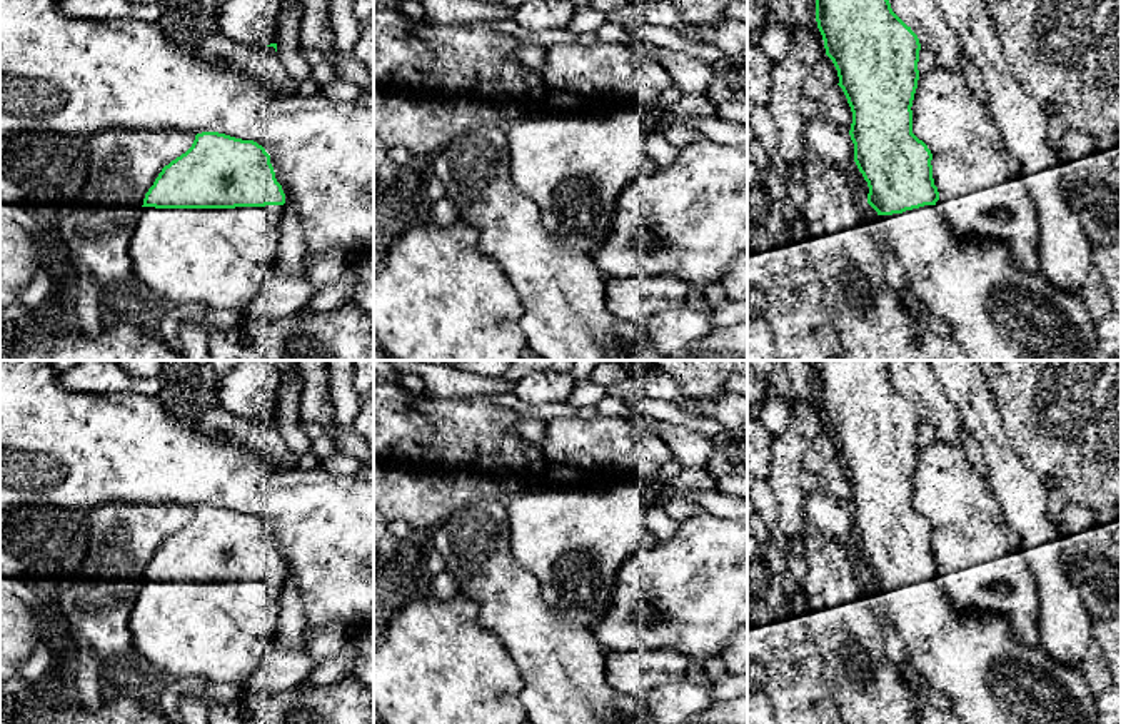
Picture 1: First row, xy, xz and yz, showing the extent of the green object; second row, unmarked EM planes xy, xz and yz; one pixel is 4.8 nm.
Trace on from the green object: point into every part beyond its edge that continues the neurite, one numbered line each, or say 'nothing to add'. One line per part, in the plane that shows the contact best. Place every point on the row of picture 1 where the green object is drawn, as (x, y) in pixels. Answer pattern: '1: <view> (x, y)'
1: xy (219, 257)

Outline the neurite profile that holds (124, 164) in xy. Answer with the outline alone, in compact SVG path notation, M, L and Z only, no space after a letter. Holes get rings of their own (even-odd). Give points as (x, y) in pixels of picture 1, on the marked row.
M112 128L88 137L85 184L78 202L63 207L58 234L63 252L73 259L80 275L98 285L105 305L105 292L112 285L127 285L133 280L128 245L142 215L145 194L162 168L185 153L194 140L192 132L148 128Z

